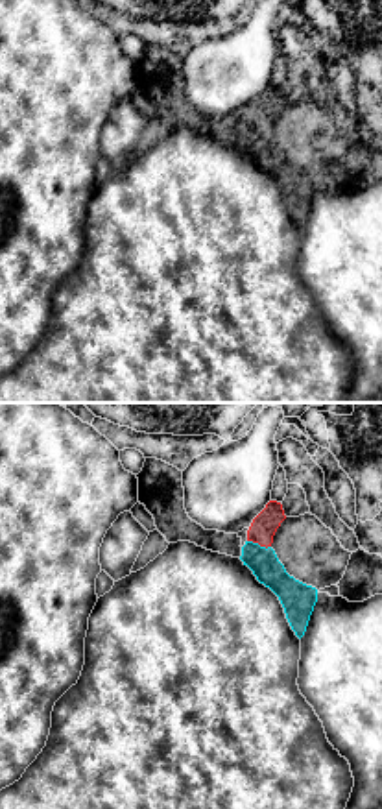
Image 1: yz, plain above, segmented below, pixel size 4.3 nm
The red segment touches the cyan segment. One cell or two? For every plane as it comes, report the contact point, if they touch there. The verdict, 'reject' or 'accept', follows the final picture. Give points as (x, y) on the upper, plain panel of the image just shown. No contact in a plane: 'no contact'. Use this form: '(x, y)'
(259, 130)

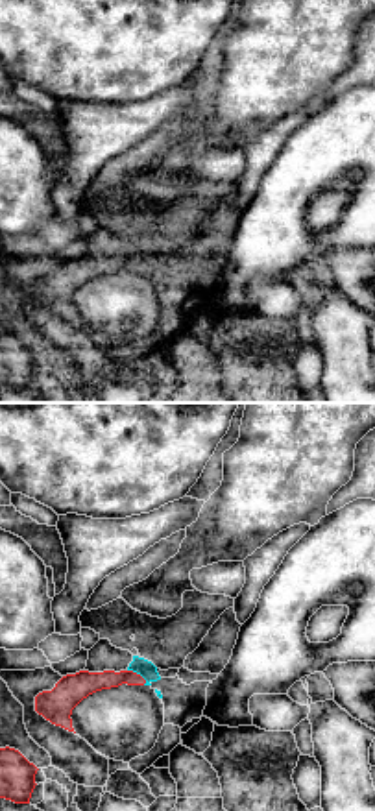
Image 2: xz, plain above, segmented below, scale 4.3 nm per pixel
(135, 259)

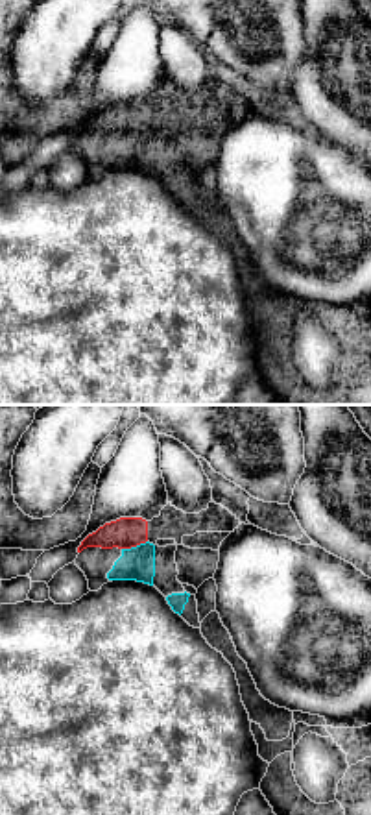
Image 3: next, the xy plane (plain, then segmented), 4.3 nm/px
(133, 132)

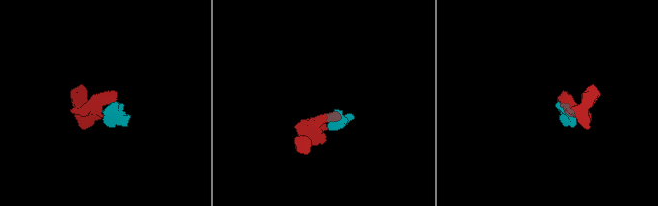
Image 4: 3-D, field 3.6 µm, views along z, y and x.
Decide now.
accept

